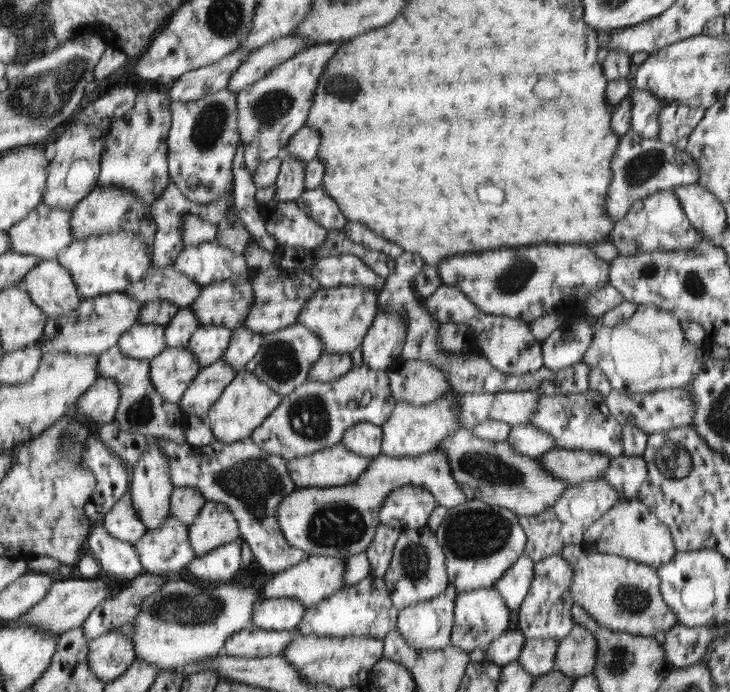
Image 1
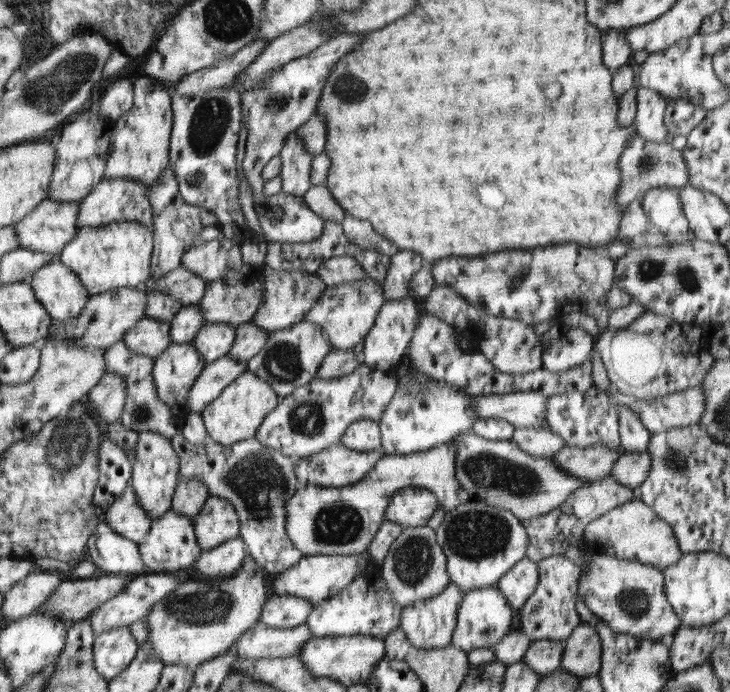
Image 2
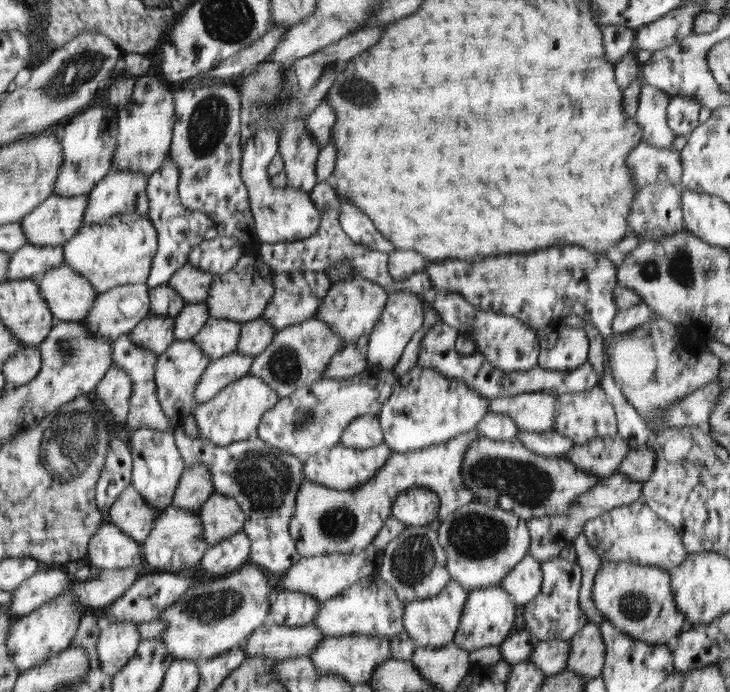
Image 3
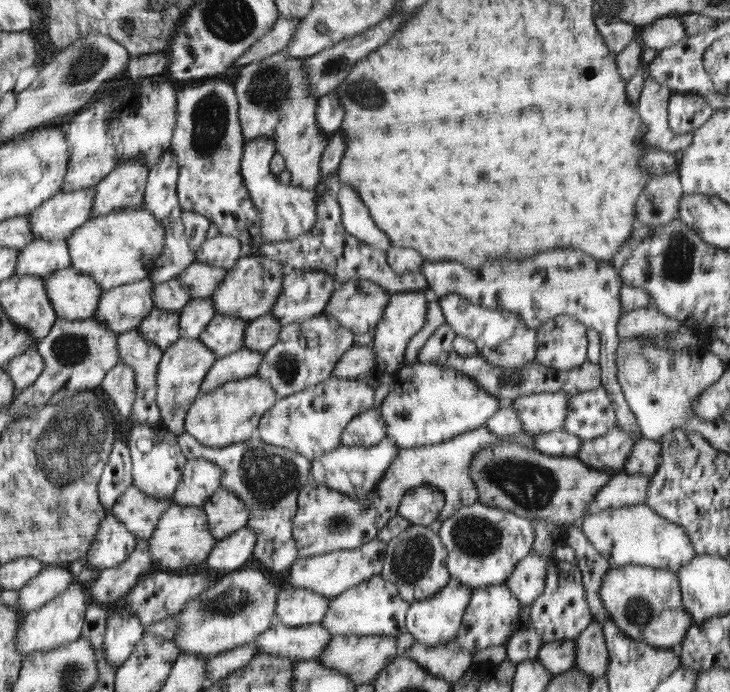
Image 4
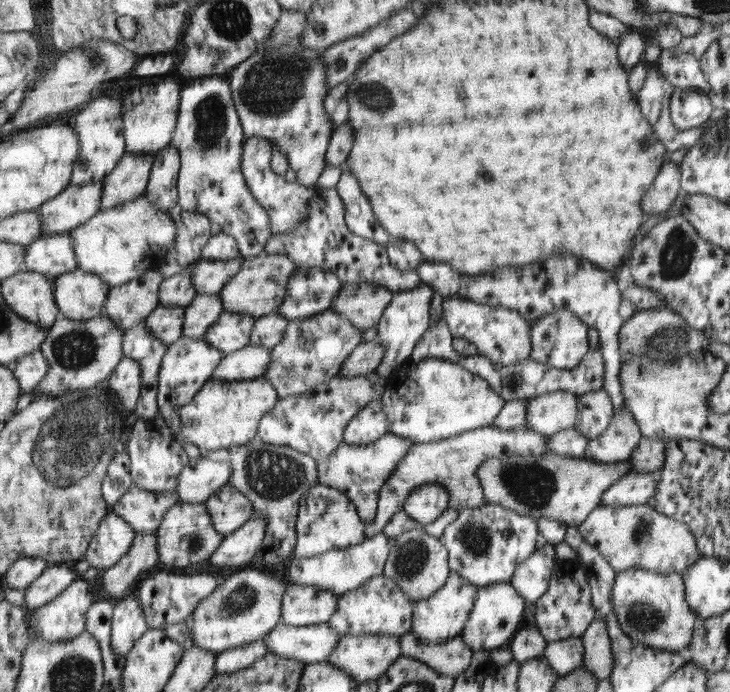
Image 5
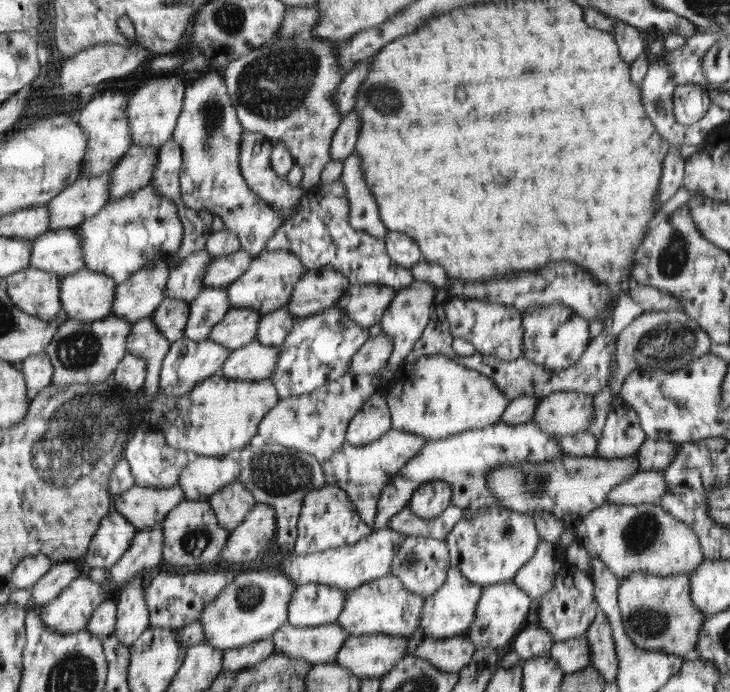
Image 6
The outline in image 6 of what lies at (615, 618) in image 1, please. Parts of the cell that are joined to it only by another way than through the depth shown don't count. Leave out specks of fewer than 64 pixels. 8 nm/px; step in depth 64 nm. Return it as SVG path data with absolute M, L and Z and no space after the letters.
M631 572L626 578L620 578L618 587L618 604L622 613L623 627L628 639L638 649L660 651L676 657L684 657L696 649L698 636L705 617L694 604L690 596L689 575L652 575L650 573Z

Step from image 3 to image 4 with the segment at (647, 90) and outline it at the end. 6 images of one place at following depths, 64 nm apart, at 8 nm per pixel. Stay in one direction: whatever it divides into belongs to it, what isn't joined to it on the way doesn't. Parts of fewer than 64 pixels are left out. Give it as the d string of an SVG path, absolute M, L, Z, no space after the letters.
M650 77L644 83L637 109L640 118L647 126L644 142L666 152L676 152L688 148L693 141L693 131L678 134L669 125L668 105L671 88Z

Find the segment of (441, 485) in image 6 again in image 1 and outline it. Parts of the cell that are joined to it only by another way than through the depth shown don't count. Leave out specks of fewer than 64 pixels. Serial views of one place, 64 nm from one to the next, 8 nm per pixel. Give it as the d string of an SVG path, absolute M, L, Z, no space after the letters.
M406 485L393 490L382 504L380 524L394 528L420 529L427 526L428 518L438 502L425 487Z

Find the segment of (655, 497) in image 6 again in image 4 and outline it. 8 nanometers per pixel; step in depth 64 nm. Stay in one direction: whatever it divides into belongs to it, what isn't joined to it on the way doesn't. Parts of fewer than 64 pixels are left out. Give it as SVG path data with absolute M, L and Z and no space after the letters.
M617 472L610 482L597 492L584 518L601 510L644 503L650 481L651 477Z

